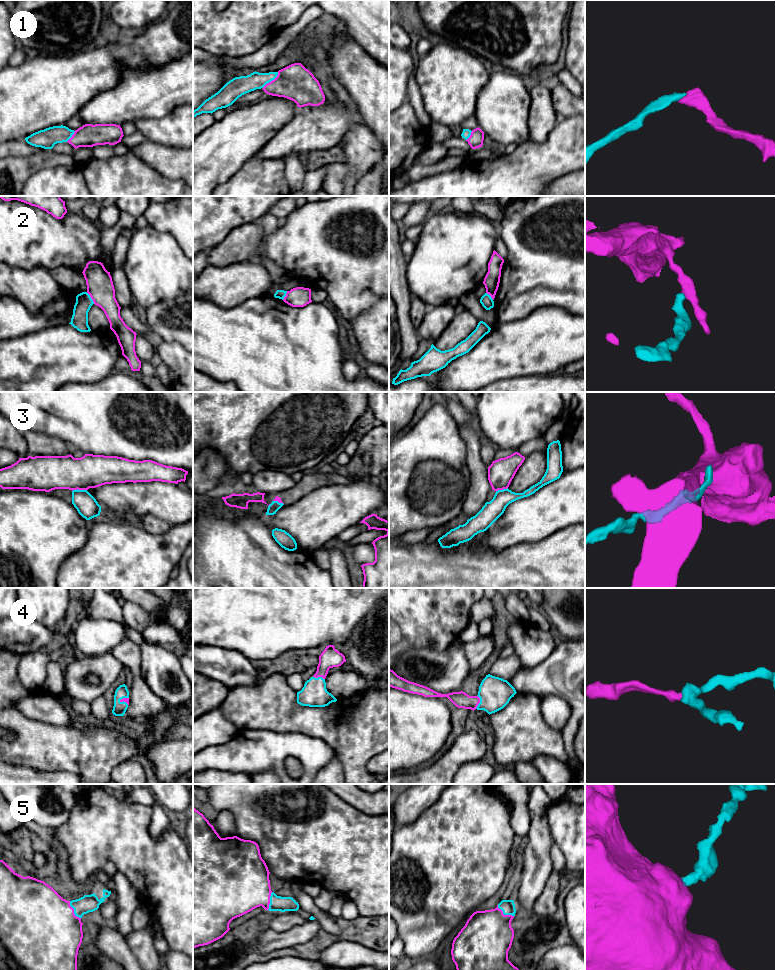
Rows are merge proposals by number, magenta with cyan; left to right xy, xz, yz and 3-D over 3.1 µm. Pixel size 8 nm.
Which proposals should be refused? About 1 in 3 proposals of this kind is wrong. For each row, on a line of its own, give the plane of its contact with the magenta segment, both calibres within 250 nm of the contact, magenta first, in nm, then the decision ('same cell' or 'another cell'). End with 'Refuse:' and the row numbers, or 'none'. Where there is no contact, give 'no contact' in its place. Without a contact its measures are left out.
1: xz | 280/140 nm | same cell
2: xy | 220/140 nm | another cell
3: xy | 280/170 nm | another cell
4: yz | 130/260 nm | same cell
5: xy | 500/140 nm | same cell
Refuse: 2, 3

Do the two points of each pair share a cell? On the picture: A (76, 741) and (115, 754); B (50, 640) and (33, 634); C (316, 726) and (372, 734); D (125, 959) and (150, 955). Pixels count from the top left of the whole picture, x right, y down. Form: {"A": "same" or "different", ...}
{"A": "same", "B": "same", "C": "same", "D": "different"}

